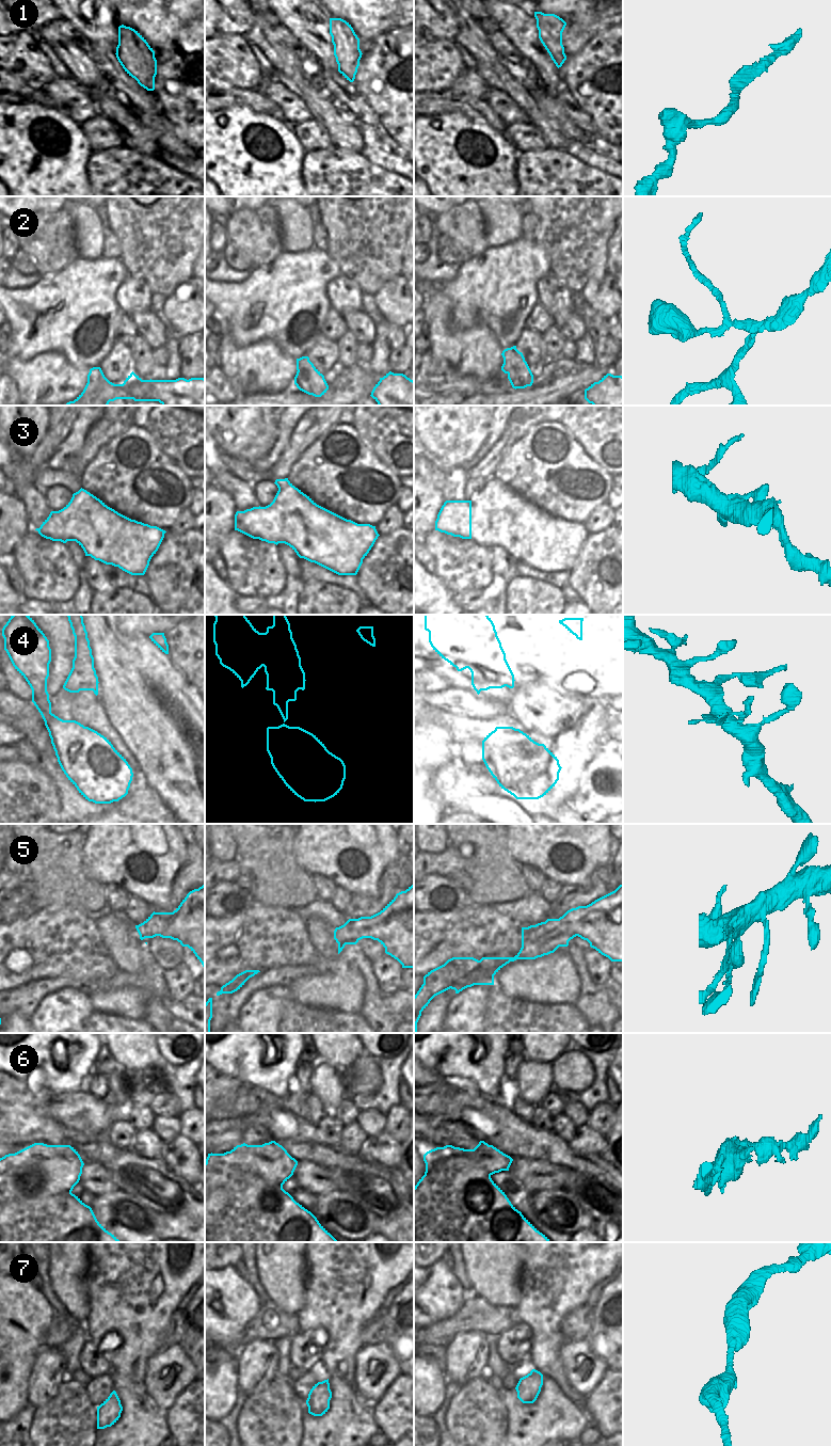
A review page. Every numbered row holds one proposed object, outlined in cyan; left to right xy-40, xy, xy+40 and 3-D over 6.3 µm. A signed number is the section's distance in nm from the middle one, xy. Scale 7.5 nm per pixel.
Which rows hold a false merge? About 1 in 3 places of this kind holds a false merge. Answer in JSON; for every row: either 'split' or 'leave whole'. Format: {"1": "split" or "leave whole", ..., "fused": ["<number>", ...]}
{"1": "leave whole", "2": "split", "3": "leave whole", "4": "leave whole", "5": "split", "6": "split", "7": "leave whole", "fused": ["2", "5", "6"]}

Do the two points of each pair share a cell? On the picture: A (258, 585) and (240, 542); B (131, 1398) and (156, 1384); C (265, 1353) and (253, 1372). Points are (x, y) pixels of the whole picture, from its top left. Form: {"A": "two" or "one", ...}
{"A": "one", "B": "two", "C": "one"}

